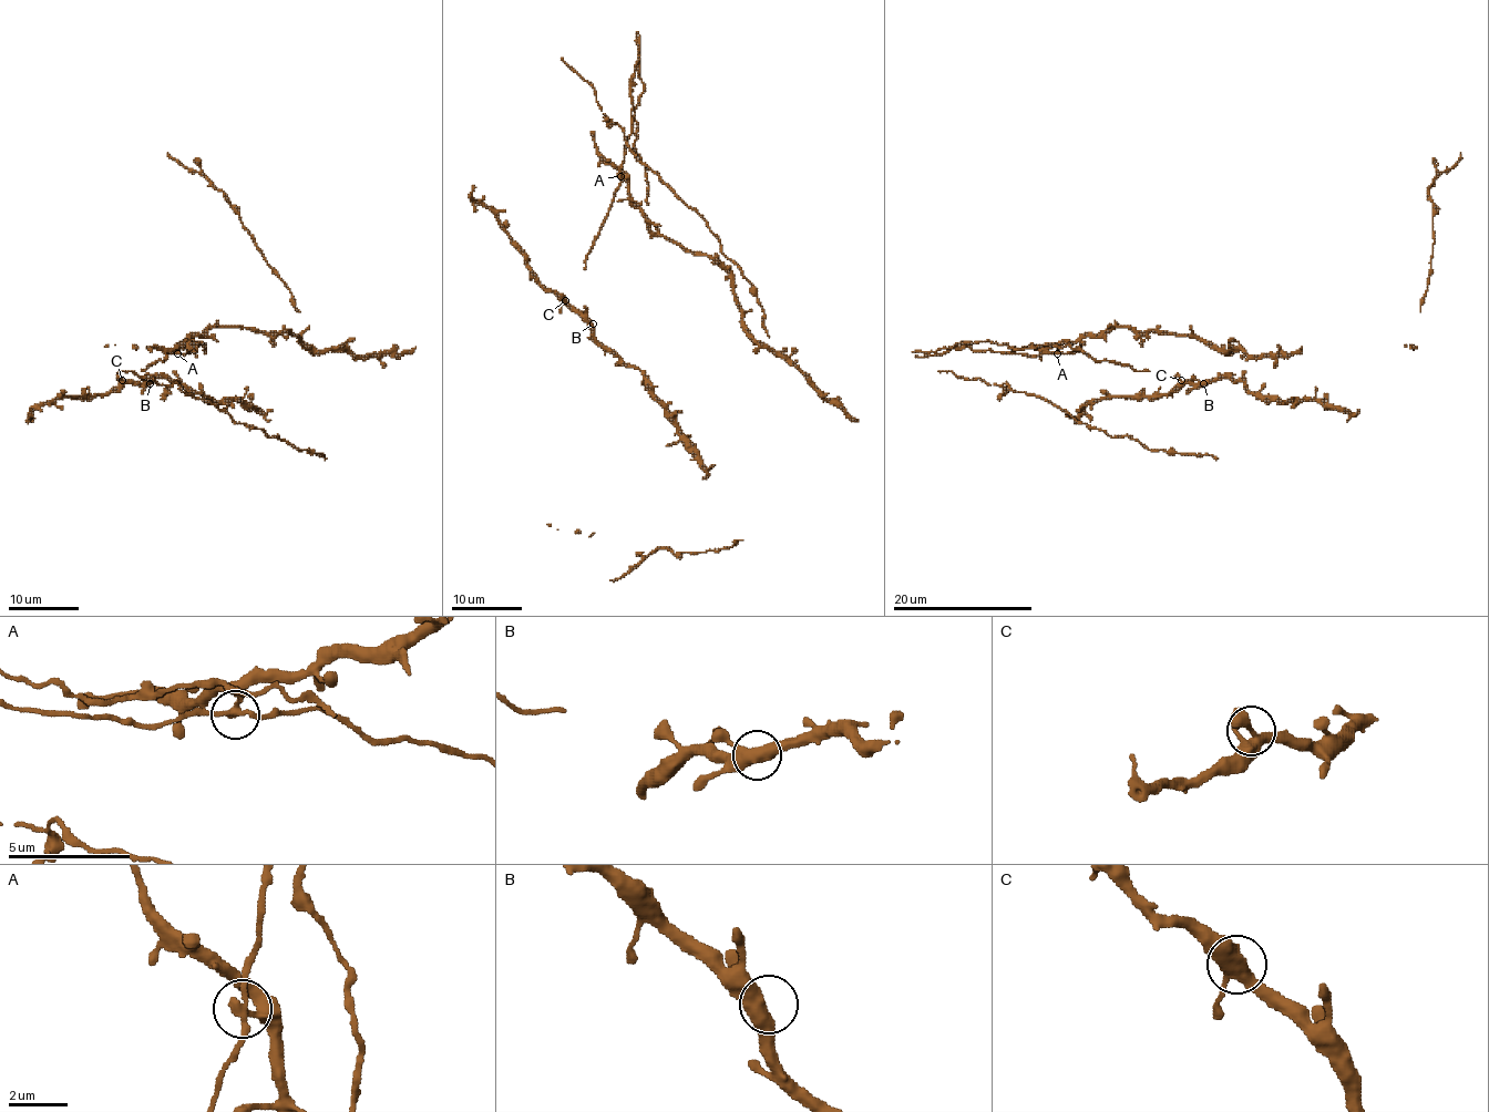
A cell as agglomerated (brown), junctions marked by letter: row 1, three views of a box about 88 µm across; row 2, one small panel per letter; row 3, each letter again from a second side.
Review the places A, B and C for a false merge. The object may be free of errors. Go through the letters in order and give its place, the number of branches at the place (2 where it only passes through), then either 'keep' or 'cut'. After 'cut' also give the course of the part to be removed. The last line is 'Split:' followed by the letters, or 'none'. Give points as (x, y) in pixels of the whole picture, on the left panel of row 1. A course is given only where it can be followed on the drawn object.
A: at (177, 353); 3 branches meet; cut; foreign part runs (177, 353), (188, 353), (188, 347), (201, 343), (192, 341), (192, 348), (206, 345), (206, 353)
B: at (150, 383); 3 branches meet; keep
C: at (122, 380); 3 branches meet; keep
Split: A

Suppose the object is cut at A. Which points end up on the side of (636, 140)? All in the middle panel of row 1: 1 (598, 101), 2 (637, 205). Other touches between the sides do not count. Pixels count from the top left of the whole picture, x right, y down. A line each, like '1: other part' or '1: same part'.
1: other part
2: other part

